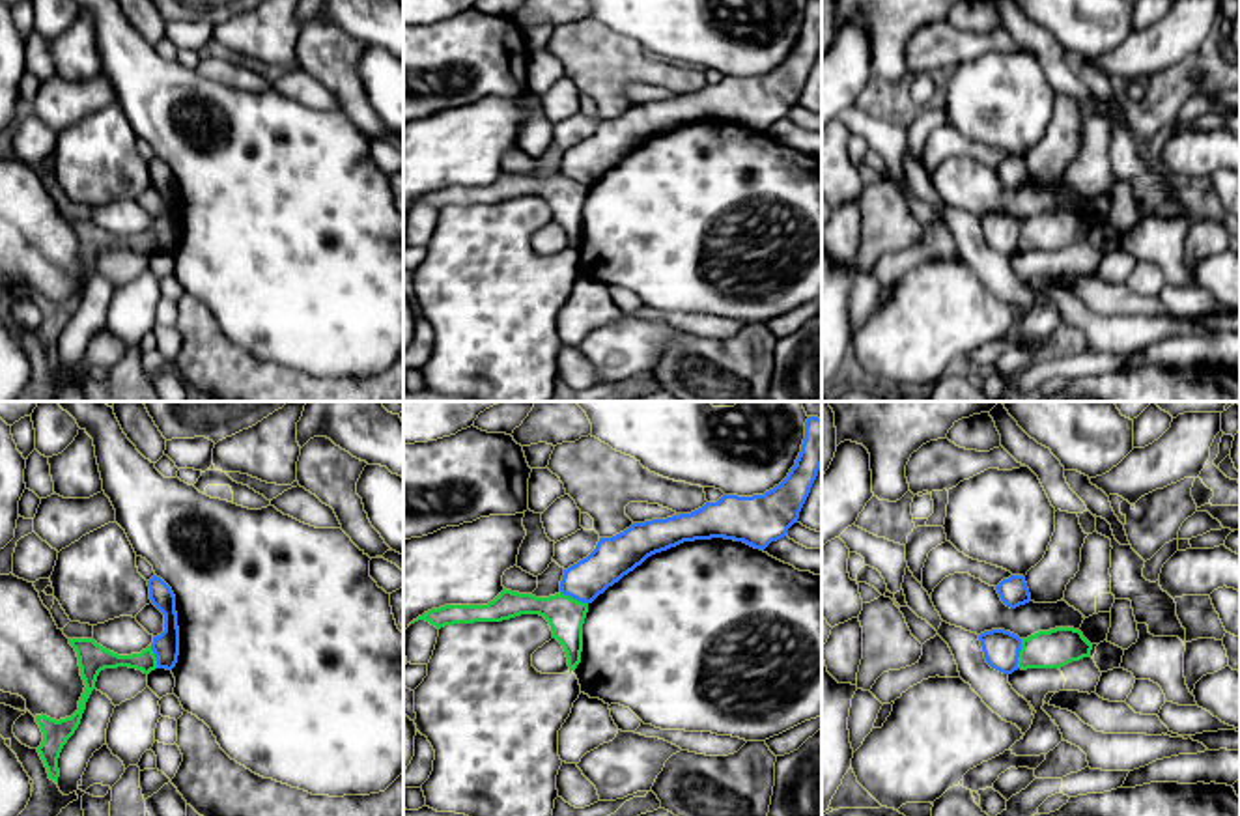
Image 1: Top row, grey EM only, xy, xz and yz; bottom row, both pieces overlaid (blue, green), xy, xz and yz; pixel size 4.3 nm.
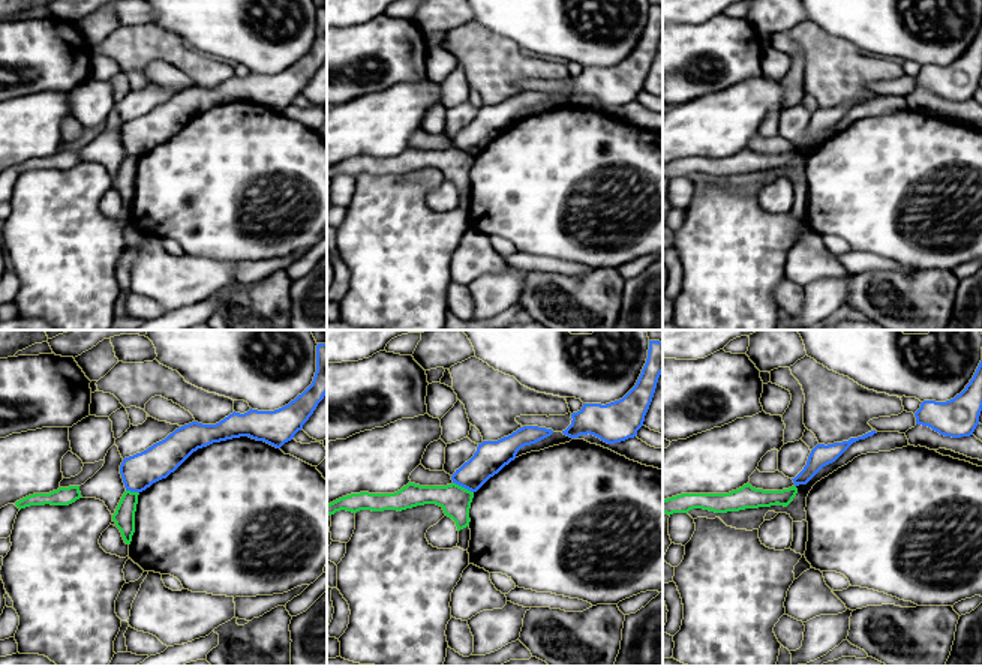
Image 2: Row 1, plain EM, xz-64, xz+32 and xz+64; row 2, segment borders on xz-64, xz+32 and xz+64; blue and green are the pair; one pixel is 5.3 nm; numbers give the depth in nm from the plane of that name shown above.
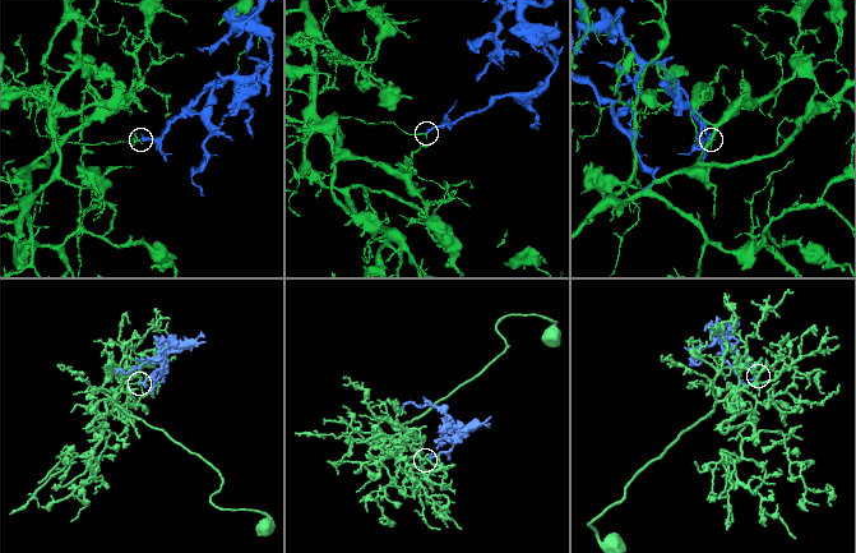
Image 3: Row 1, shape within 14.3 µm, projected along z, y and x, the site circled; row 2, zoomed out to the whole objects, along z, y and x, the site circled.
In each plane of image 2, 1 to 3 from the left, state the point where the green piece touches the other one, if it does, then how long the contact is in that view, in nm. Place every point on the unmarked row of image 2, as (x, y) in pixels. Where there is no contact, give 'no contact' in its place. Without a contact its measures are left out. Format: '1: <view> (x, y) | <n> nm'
1: xz-64 (132, 155) | 80 nm
2: xz+32 (464, 150) | 130 nm
3: no contact

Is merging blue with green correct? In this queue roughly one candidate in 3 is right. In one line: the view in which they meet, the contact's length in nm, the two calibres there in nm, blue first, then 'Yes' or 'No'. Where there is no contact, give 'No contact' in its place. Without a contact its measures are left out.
Touches blue in yz. Shared border 130 nm. Thickness 160 nm (blue) against 170 nm. No

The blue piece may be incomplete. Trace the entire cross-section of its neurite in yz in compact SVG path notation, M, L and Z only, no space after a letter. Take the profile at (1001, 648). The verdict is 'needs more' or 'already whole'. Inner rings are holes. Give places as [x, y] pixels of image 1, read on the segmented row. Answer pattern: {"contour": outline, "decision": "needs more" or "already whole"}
{"contour": "M992 629L979 635L986 663L1003 672L1012 674L1018 670L1018 657L1022 639L1005 629Z", "decision": "already whole"}

